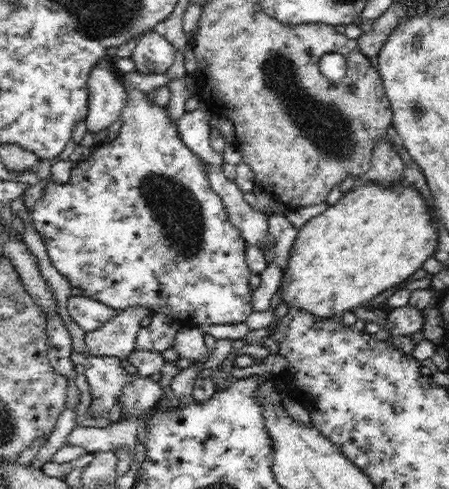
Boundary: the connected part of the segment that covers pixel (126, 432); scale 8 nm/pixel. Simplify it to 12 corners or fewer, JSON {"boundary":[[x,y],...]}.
{"boundary":[[136,421],[105,428],[77,424],[61,448],[86,453],[134,446]]}

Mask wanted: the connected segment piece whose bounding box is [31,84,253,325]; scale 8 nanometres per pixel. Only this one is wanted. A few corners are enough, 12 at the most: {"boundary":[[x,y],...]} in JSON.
{"boundary":[[153,93],[33,223],[73,286],[252,312],[248,248]]}

